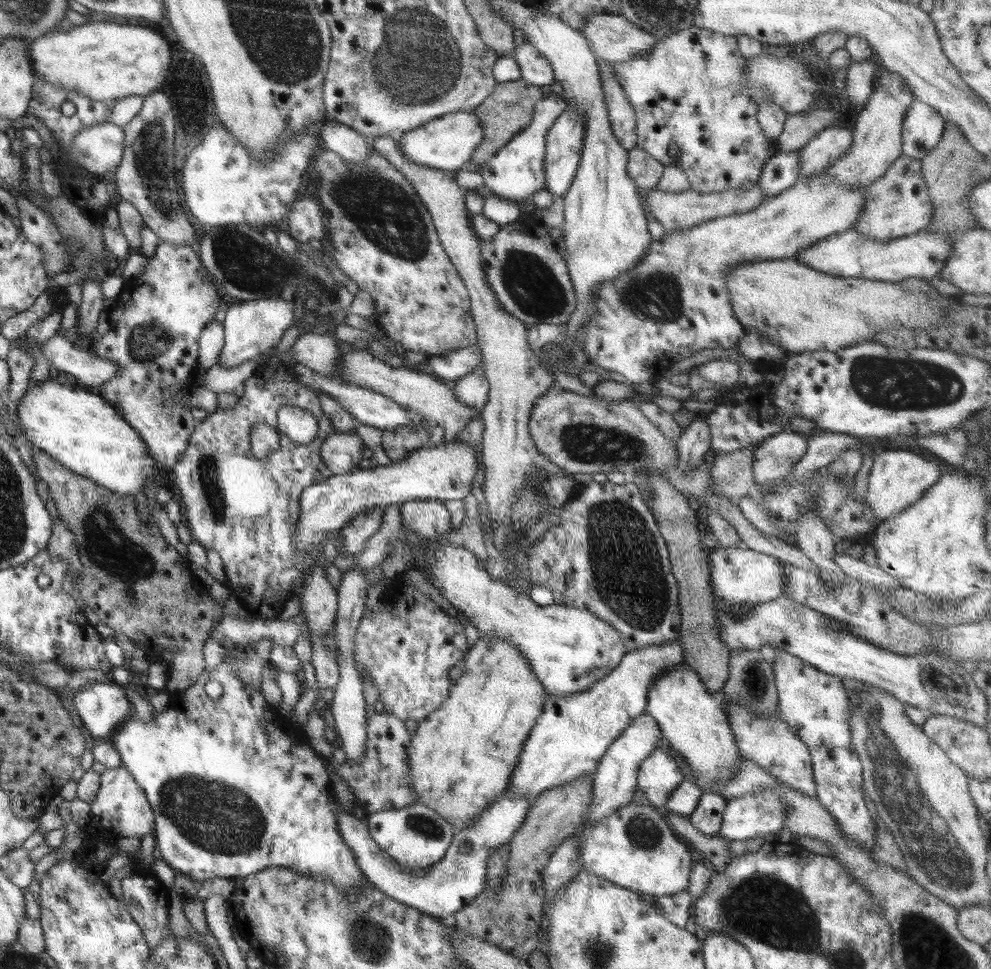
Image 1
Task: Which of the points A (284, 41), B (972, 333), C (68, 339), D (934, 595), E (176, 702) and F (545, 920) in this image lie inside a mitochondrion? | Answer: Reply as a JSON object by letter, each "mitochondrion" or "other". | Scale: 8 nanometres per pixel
{"A":"mitochondrion","B":"other","C":"other","D":"other","E":"other","F":"other"}

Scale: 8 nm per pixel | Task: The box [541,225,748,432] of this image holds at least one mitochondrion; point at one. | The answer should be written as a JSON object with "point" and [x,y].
{"point":[657,296]}

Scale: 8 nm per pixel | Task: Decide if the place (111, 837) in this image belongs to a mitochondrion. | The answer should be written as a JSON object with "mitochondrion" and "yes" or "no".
{"mitochondrion":"no"}

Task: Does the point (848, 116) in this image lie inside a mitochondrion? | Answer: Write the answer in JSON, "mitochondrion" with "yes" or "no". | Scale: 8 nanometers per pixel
{"mitochondrion":"no"}

